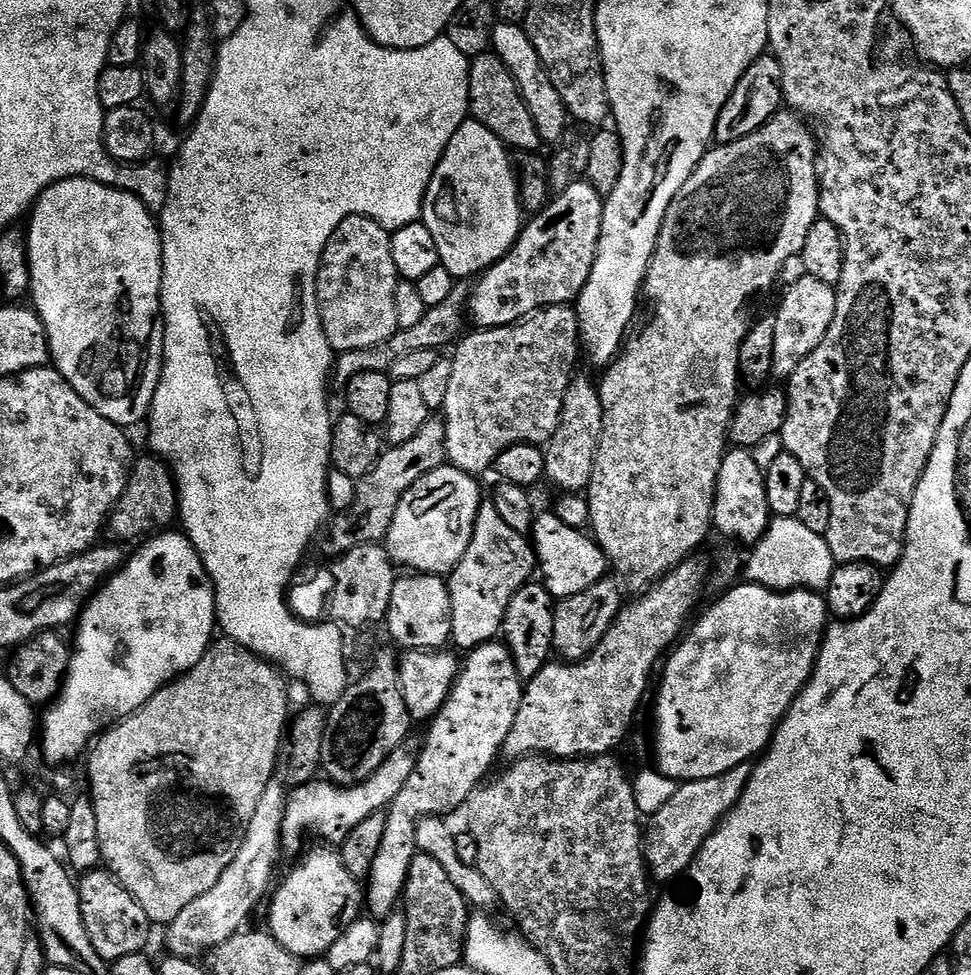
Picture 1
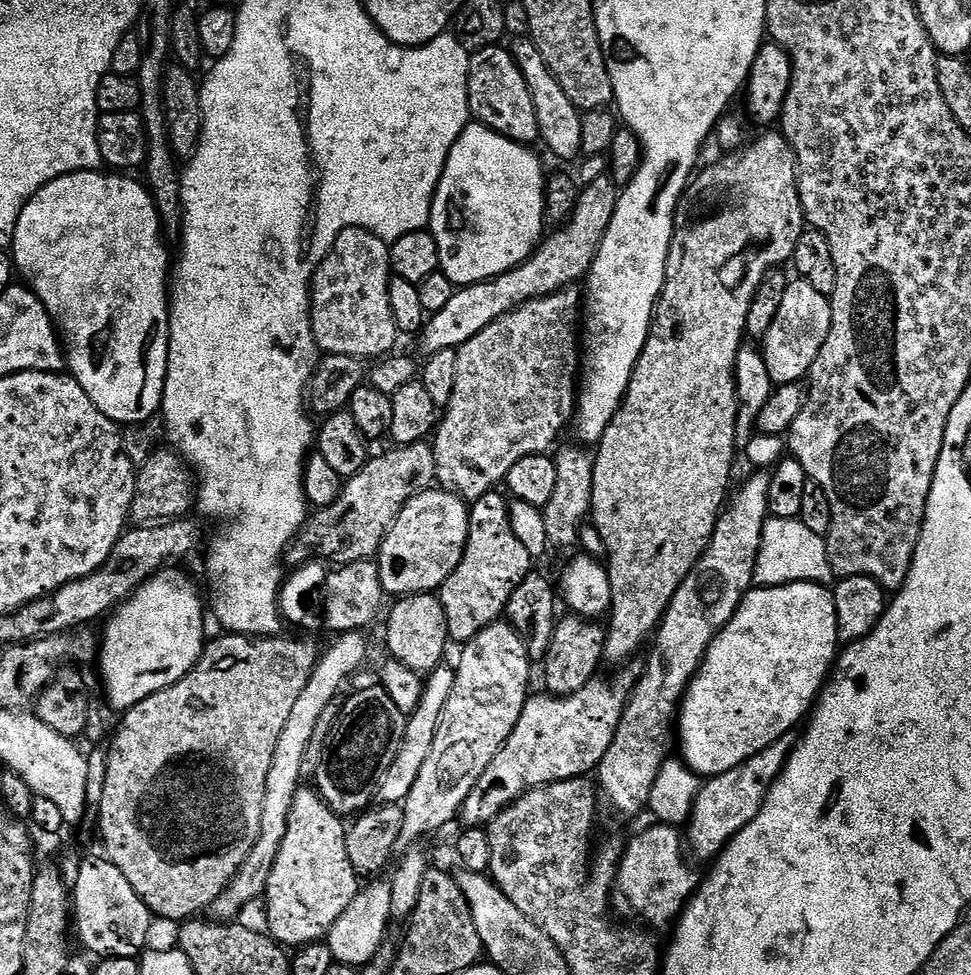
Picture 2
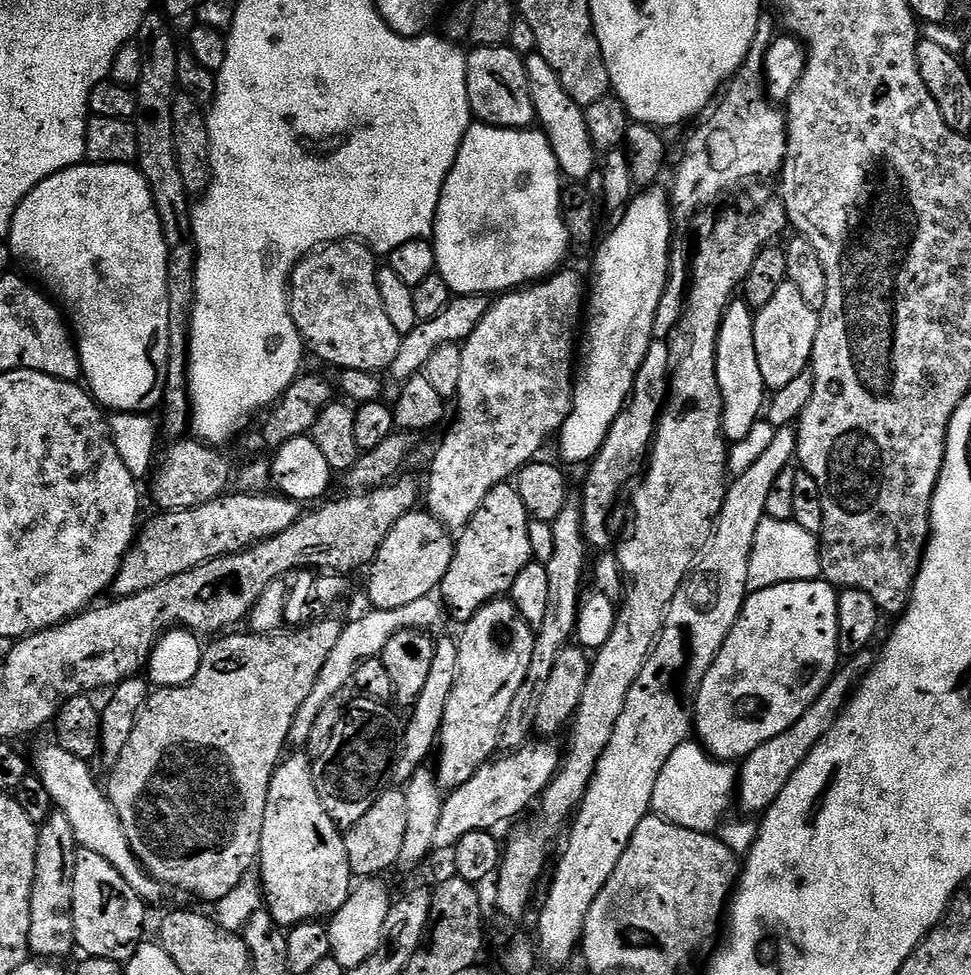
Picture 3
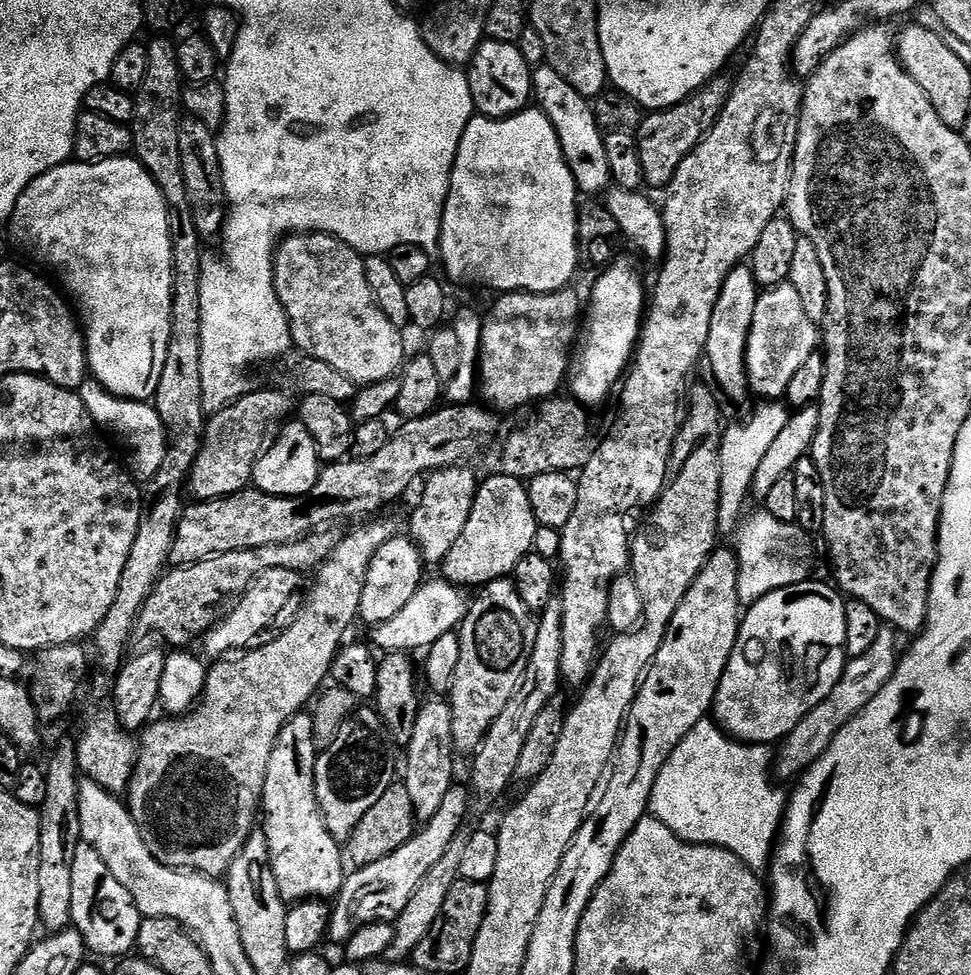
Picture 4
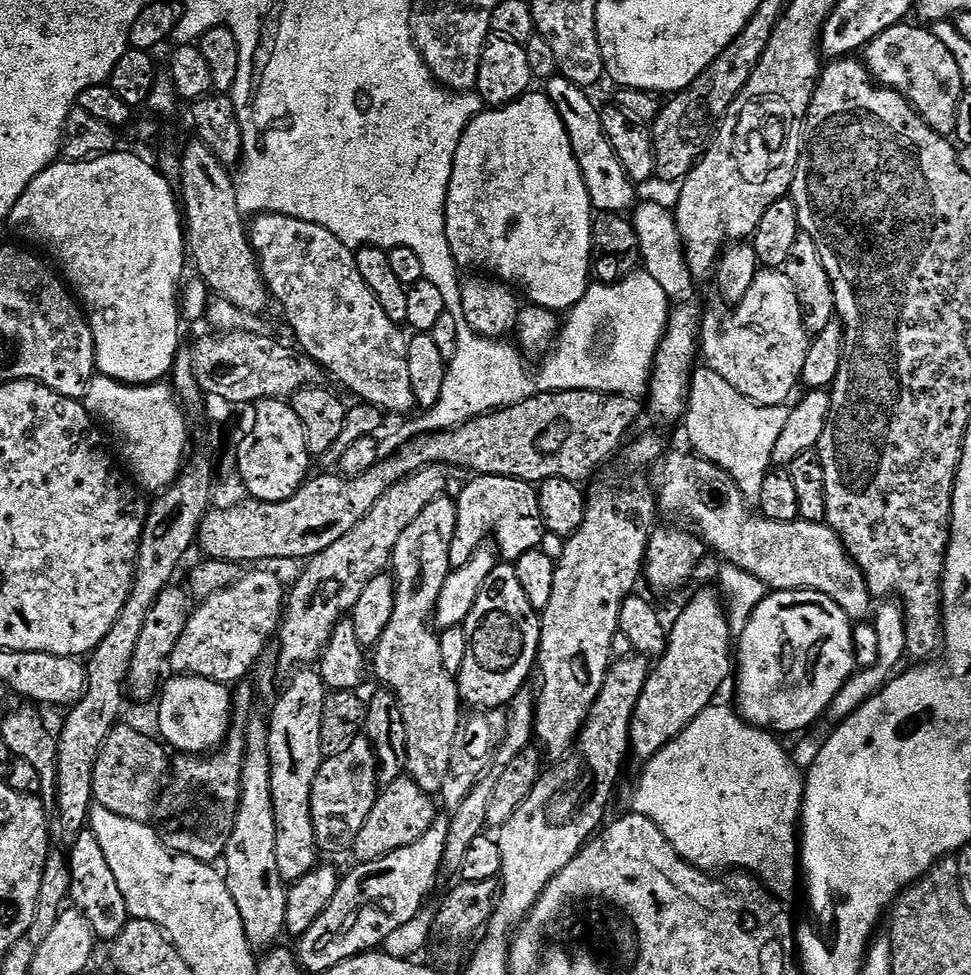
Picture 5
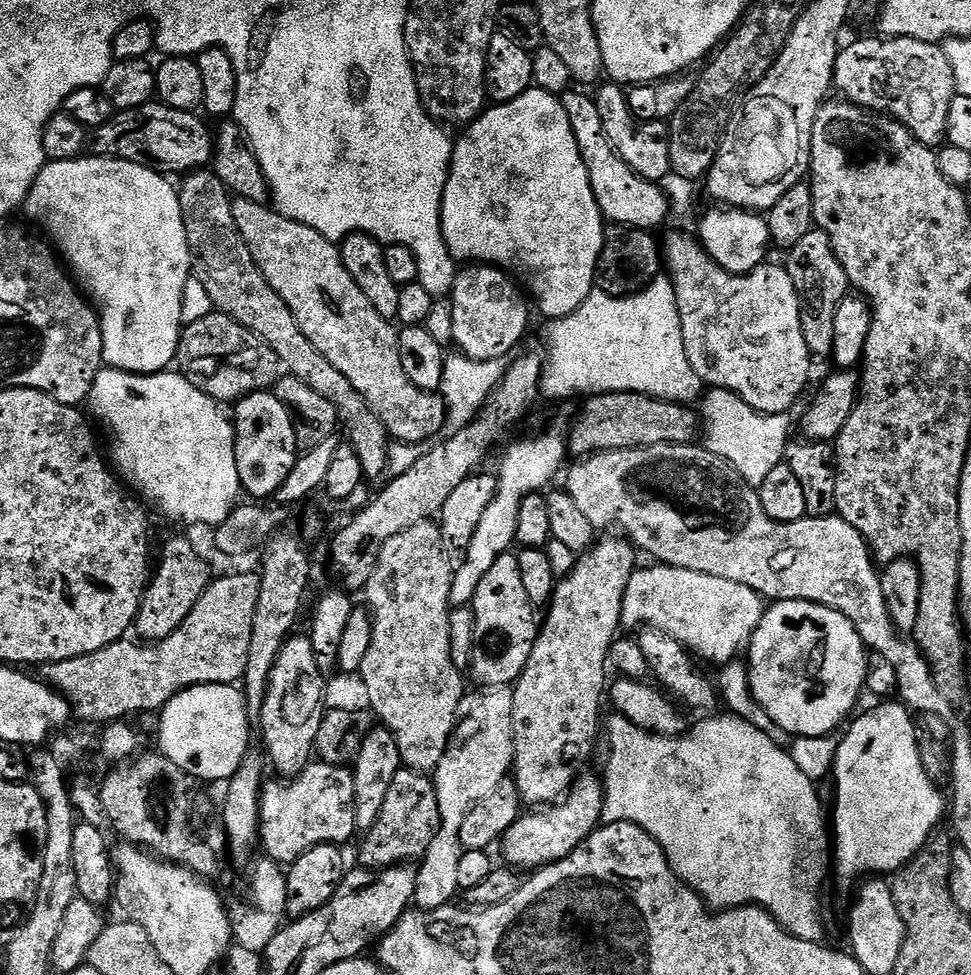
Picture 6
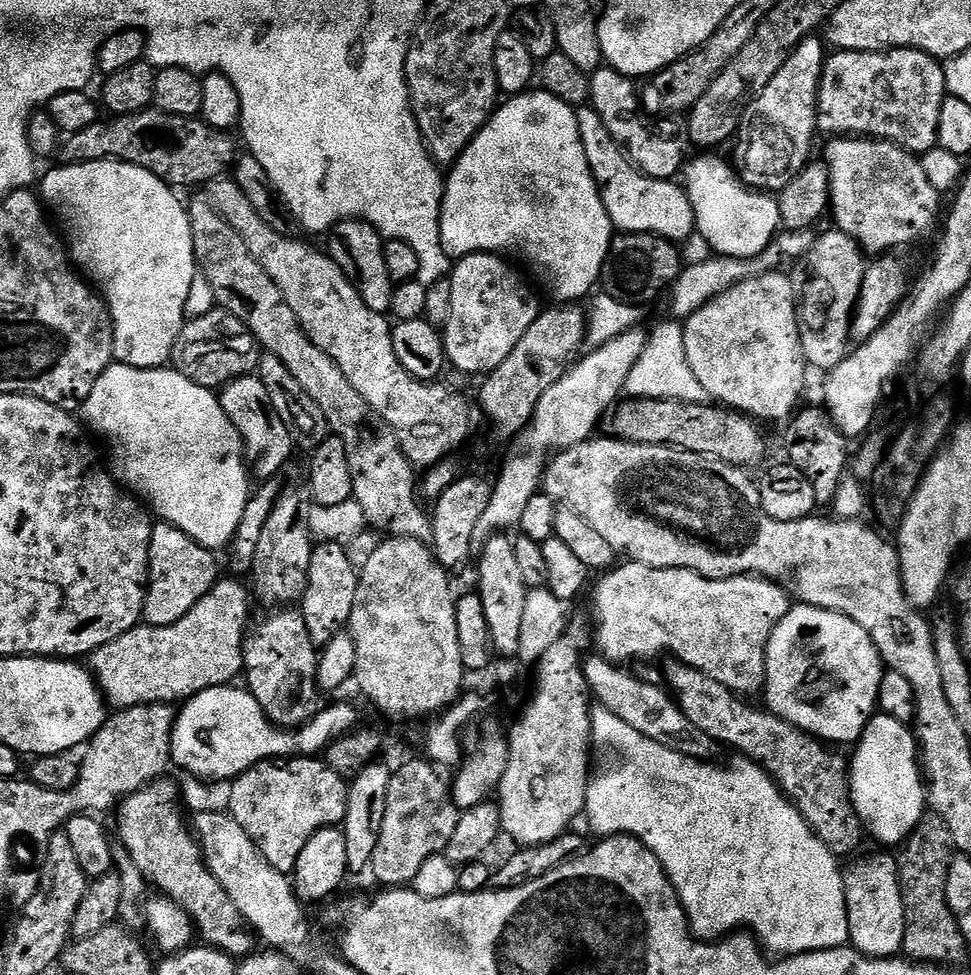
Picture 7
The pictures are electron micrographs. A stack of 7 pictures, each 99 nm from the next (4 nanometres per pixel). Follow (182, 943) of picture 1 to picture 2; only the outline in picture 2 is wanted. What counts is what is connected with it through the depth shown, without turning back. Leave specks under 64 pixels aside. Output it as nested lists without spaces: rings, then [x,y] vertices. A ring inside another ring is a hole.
[[[363,631],[346,632],[335,637],[328,649],[323,649],[317,659],[316,668],[306,682],[306,690],[298,694],[298,702],[290,713],[281,736],[278,738],[278,750],[274,750],[274,762],[270,762],[270,774],[266,778],[266,802],[262,802],[262,826],[258,830],[256,844],[246,862],[240,867],[240,873],[233,878],[225,892],[212,903],[210,912],[217,921],[228,922],[236,916],[252,899],[263,897],[264,888],[270,878],[270,870],[274,866],[274,858],[286,836],[288,815],[292,809],[293,798],[302,780],[302,758],[306,758],[306,746],[310,746],[310,738],[314,738],[314,730],[318,727],[318,718],[322,710],[330,706],[340,692],[340,687],[359,670],[368,656],[368,640]]]

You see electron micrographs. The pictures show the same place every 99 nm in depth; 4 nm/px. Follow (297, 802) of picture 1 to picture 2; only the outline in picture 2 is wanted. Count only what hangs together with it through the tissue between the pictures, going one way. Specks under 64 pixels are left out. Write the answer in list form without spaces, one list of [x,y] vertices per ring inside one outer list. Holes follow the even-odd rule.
[[[451,663],[440,664],[432,672],[427,673],[424,680],[424,693],[420,695],[420,701],[416,703],[415,710],[408,717],[406,734],[402,738],[402,746],[398,750],[398,758],[386,770],[386,774],[380,783],[378,793],[379,799],[386,804],[403,805],[405,798],[414,787],[414,782],[418,778],[418,773],[422,771],[422,765],[426,762],[426,757],[430,755],[430,746],[434,743],[434,734],[438,734],[438,718],[446,706],[446,698],[450,698],[450,690],[454,690],[454,678],[456,669]]]

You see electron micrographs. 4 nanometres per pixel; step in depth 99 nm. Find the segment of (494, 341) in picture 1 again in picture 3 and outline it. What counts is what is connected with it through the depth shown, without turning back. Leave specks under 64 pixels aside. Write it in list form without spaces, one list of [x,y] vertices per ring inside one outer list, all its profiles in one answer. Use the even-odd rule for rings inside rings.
[[[557,271],[547,277],[546,282],[536,282],[523,290],[513,290],[503,293],[499,298],[491,301],[488,313],[478,322],[476,329],[471,332],[468,339],[462,345],[462,371],[458,374],[458,390],[454,397],[456,404],[456,421],[452,425],[447,425],[448,433],[444,436],[444,441],[440,444],[440,449],[436,452],[436,457],[432,460],[432,473],[428,476],[428,488],[426,484],[426,500],[428,496],[427,511],[432,513],[436,520],[442,521],[444,527],[449,530],[463,530],[474,518],[474,514],[482,506],[482,498],[494,490],[494,486],[511,481],[516,473],[526,464],[531,464],[537,459],[540,447],[548,439],[555,437],[560,431],[560,427],[566,422],[566,418],[572,412],[572,386],[574,383],[574,361],[578,356],[578,332],[576,327],[581,327],[582,313],[586,308],[586,280],[576,272]]]

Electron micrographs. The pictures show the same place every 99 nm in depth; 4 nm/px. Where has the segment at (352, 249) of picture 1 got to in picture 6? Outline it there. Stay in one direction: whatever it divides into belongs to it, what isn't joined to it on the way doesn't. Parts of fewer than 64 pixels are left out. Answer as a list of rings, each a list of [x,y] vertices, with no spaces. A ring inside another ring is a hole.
[[[236,198],[233,199],[232,209],[234,226],[238,226],[238,234],[242,234],[266,282],[270,282],[278,298],[282,298],[282,302],[290,306],[290,314],[294,314],[302,334],[306,334],[306,338],[314,342],[314,350],[318,350],[322,358],[327,358],[330,366],[341,372],[346,382],[350,382],[350,386],[354,386],[354,390],[358,390],[358,394],[366,398],[370,410],[374,410],[377,418],[384,423],[384,429],[388,431],[389,437],[401,444],[419,445],[423,445],[424,440],[431,441],[439,437],[446,415],[444,397],[422,390],[406,378],[406,370],[402,370],[402,358],[398,354],[397,329],[395,327],[392,329],[393,325],[386,318],[382,318],[382,314],[378,314],[374,306],[370,306],[370,298],[366,298],[366,294],[358,290],[358,282],[350,278],[350,270],[346,270],[342,262],[339,247],[333,241],[322,238],[318,230],[286,218],[281,212],[263,204]]]

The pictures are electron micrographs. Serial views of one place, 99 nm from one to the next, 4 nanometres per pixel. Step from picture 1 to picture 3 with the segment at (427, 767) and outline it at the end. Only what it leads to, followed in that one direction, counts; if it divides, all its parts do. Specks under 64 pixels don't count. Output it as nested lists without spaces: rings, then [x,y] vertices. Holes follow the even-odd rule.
[[[511,599],[491,600],[482,610],[475,612],[463,625],[464,633],[458,636],[458,674],[454,682],[454,690],[450,694],[450,702],[446,702],[444,725],[438,741],[440,765],[435,765],[436,779],[441,789],[451,790],[470,782],[474,774],[483,764],[489,763],[497,755],[500,748],[500,731],[506,722],[506,714],[510,714],[510,702],[514,702],[514,694],[526,682],[526,670],[530,666],[530,654],[534,654],[536,634],[518,614]]]

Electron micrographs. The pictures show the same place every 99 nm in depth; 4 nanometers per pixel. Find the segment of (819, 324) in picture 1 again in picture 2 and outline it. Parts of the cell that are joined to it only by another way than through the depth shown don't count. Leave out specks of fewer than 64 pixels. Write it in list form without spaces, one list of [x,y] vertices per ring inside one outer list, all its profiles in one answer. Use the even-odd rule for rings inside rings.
[[[793,279],[786,294],[782,294],[782,306],[778,306],[778,314],[774,314],[774,322],[770,325],[770,330],[766,330],[762,341],[762,355],[766,370],[770,370],[773,385],[799,384],[811,373],[830,334],[831,321],[831,299],[818,294],[818,290],[810,286],[810,282]]]

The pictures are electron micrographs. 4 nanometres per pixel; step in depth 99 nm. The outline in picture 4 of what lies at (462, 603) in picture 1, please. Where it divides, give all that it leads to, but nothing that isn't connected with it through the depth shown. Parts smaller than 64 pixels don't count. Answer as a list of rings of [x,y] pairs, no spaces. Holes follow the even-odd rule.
[[[499,474],[487,478],[489,480],[485,484],[483,481],[477,487],[470,518],[466,518],[462,535],[454,546],[450,546],[450,554],[446,554],[442,565],[443,579],[461,590],[476,590],[495,580],[511,577],[518,562],[533,551],[532,543],[538,525],[525,481]]]

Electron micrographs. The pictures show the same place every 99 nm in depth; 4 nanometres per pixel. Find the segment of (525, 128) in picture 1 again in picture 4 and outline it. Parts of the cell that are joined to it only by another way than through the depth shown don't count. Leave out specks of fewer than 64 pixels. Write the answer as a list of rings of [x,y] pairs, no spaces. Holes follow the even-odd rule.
[[[485,38],[478,46],[472,61],[466,65],[476,112],[492,120],[505,120],[508,116],[516,116],[524,111],[534,100],[532,69],[533,65],[528,64],[526,58],[522,58],[517,45]]]

